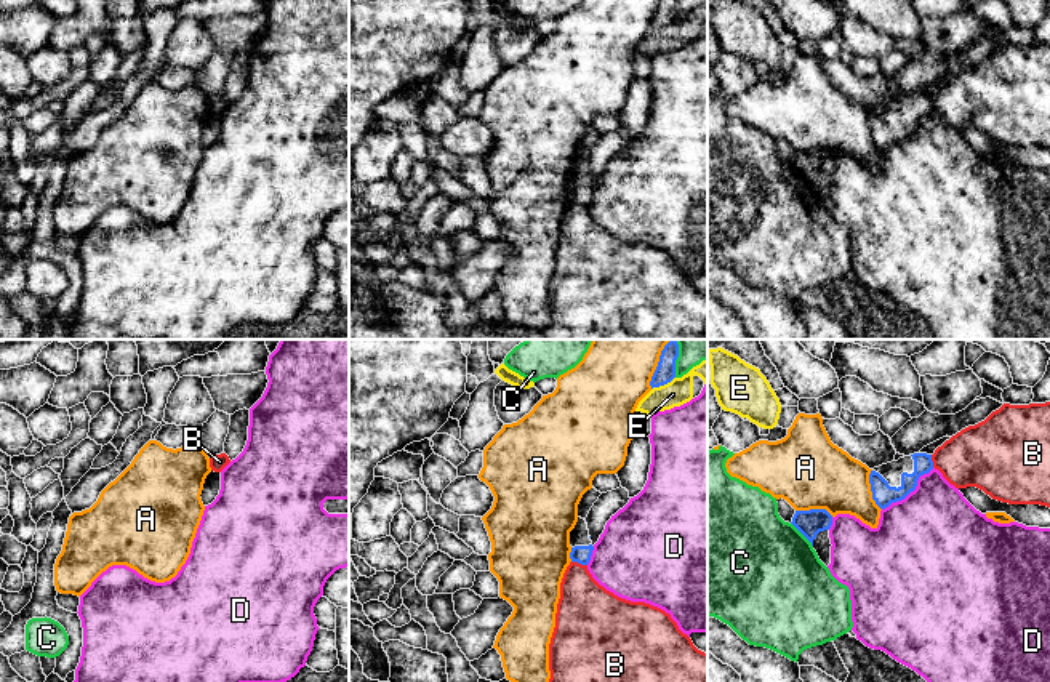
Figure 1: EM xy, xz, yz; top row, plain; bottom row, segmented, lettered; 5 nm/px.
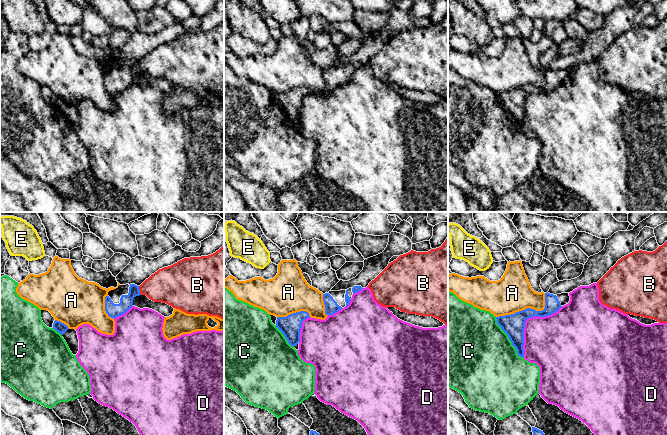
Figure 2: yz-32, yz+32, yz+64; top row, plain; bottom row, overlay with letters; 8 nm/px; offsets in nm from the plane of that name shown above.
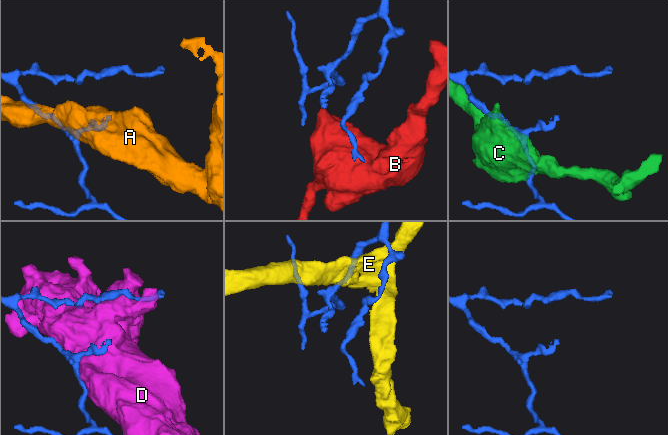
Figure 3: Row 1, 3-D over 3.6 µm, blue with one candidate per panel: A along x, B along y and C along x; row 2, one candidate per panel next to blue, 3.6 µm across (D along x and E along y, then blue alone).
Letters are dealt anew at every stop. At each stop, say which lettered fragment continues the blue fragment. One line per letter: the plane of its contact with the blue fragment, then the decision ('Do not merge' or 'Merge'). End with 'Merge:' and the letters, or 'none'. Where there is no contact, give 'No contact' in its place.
A: Touches blue in yz. Do not merge
B: Touches blue in xz. Do not merge
C: Touches blue in yz. Do not merge
D: Touches blue in yz. Do not merge
E: Touches blue in xz. Do not merge
Merge: none

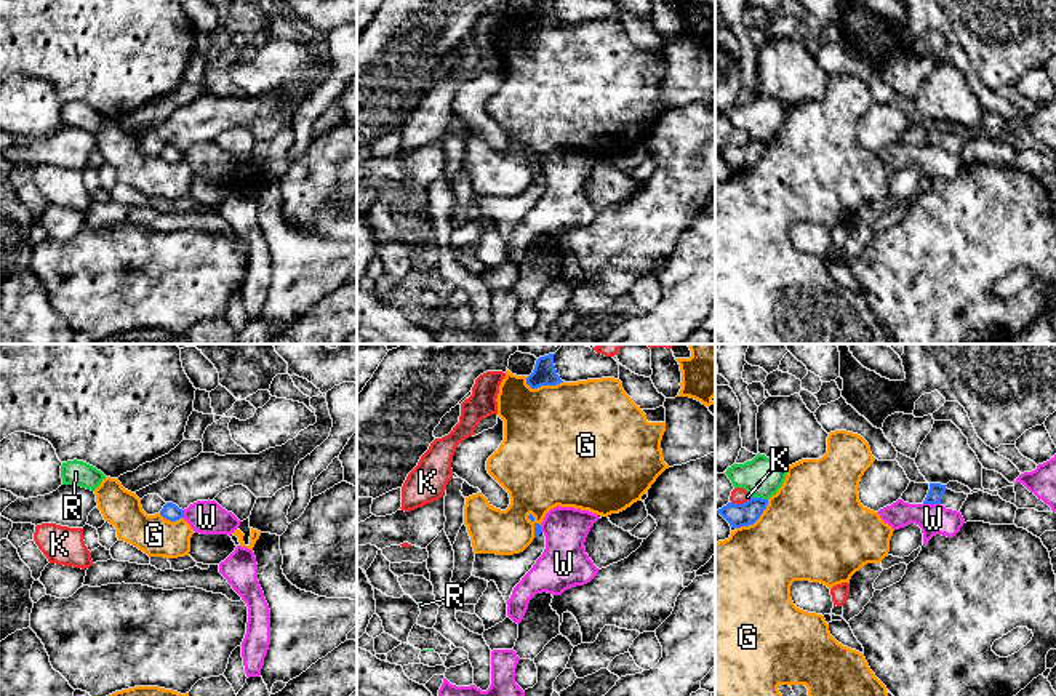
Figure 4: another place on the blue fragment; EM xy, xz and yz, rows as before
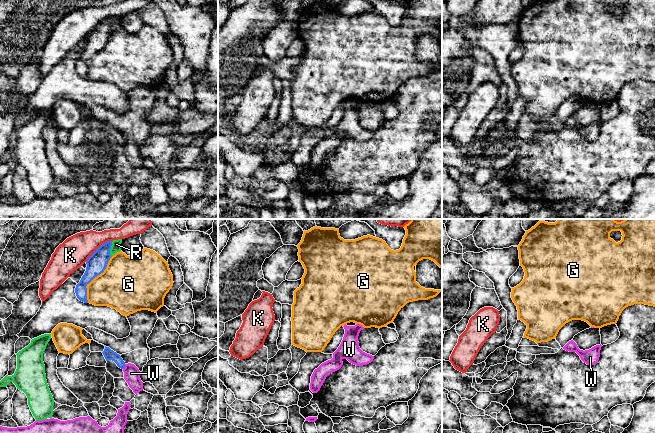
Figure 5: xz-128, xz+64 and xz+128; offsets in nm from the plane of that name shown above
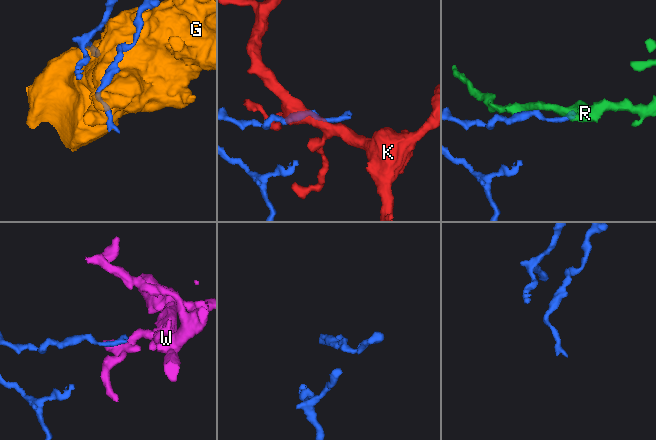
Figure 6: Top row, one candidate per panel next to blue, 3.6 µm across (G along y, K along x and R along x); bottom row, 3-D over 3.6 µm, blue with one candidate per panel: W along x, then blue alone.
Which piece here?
G: Touches blue in xz. Do not merge
K: Touches blue in yz. Do not merge
R: Touches blue in yz. Do not merge
W: Touches blue in yz. Do not merge
Merge: none

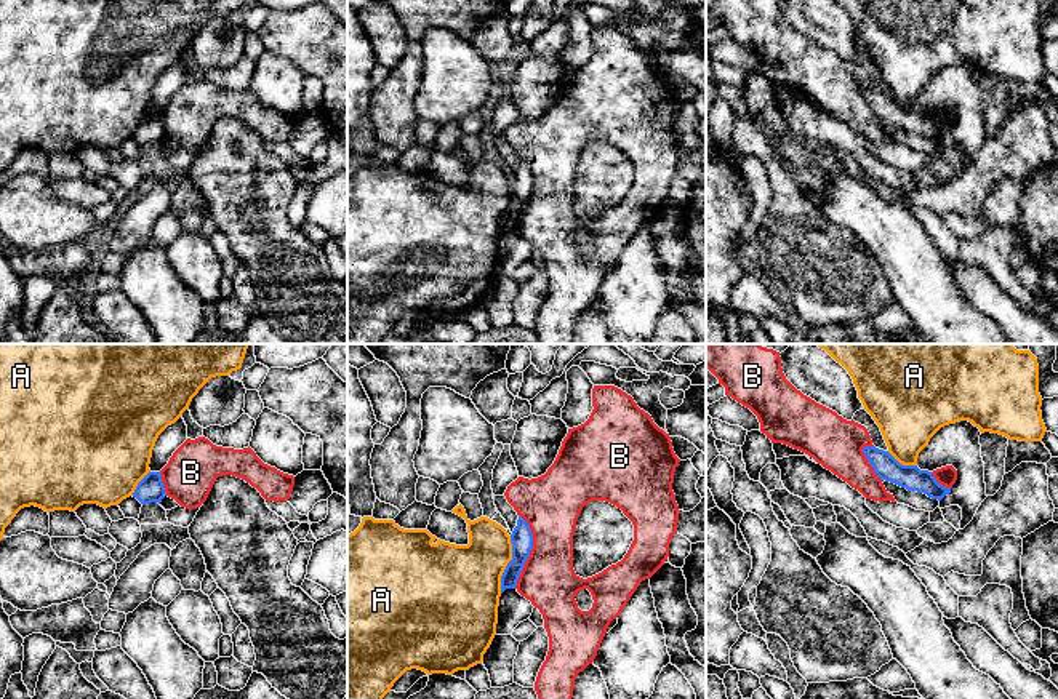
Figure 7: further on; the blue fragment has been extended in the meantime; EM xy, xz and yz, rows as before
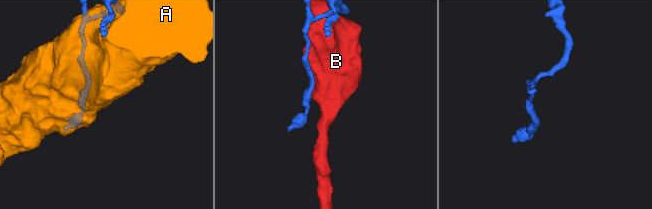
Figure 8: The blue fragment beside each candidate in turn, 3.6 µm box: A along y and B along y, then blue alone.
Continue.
A: Touches blue in xz. Do not merge
B: Touches blue in xz. Do not merge
Merge: none

